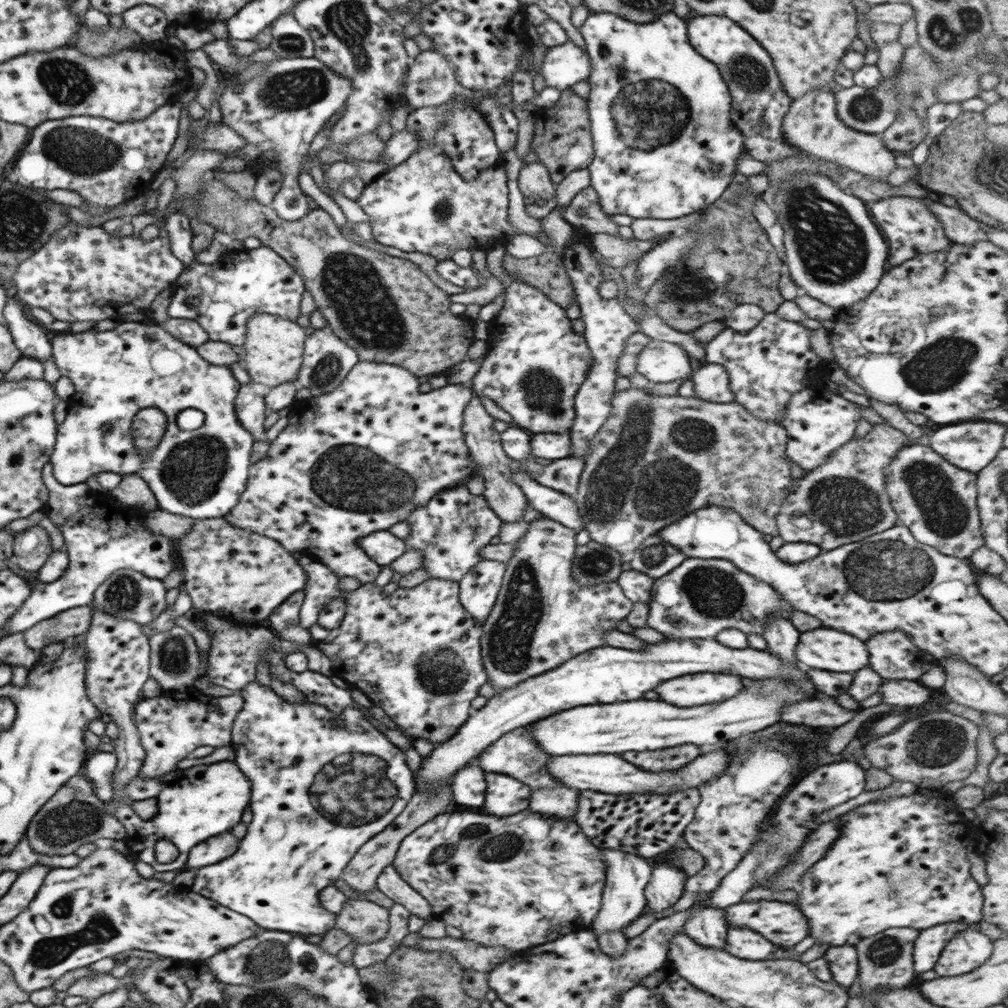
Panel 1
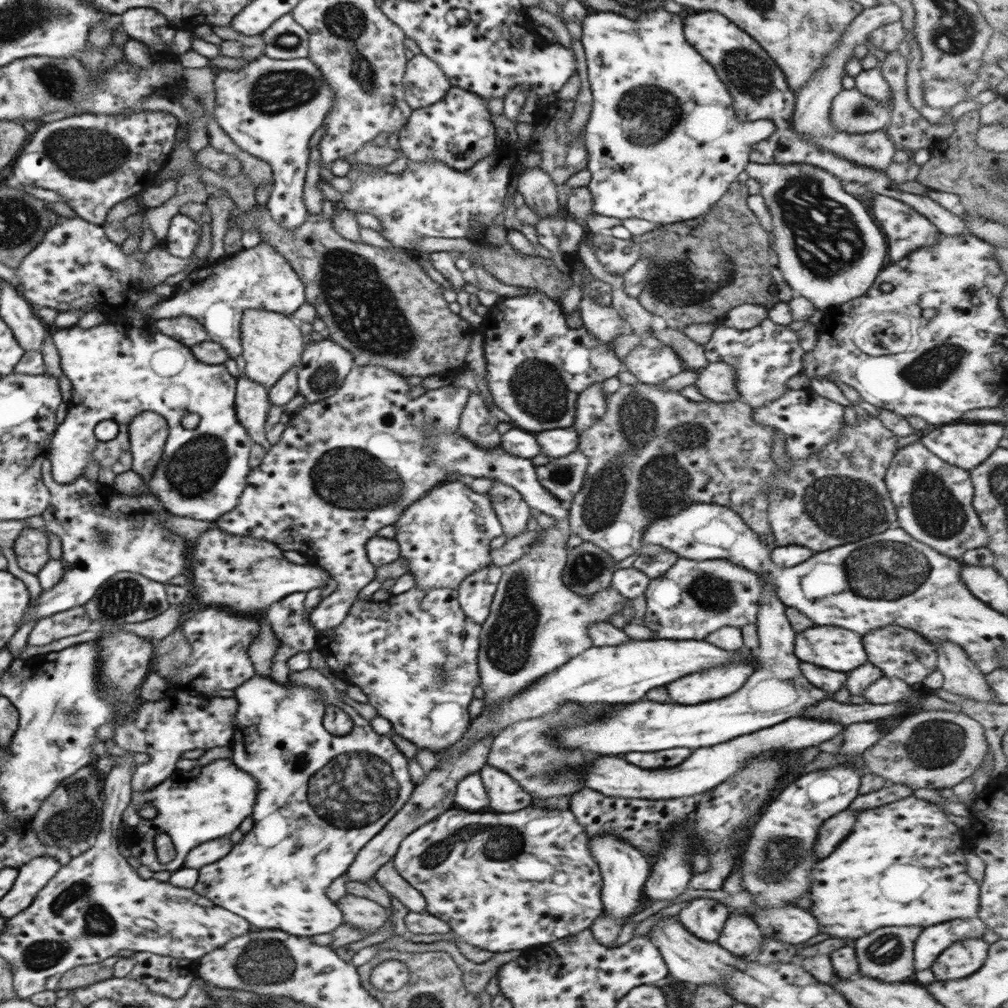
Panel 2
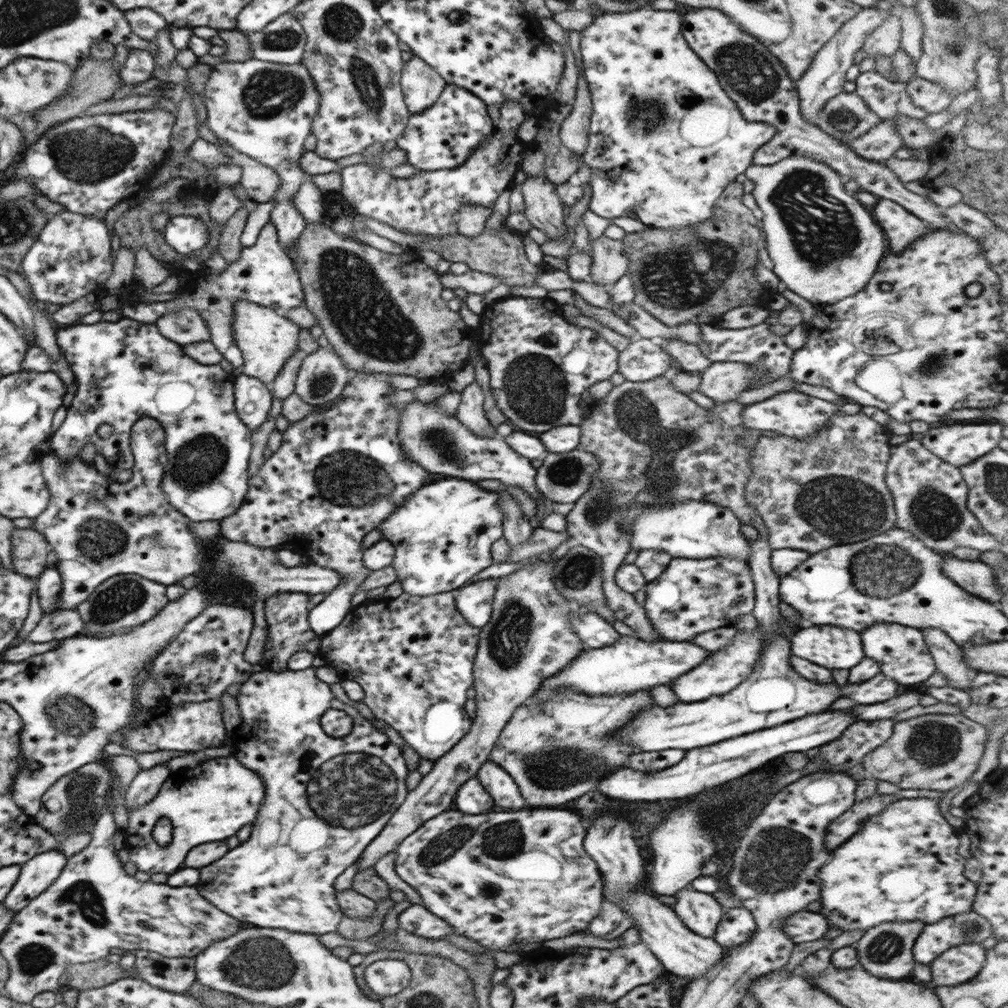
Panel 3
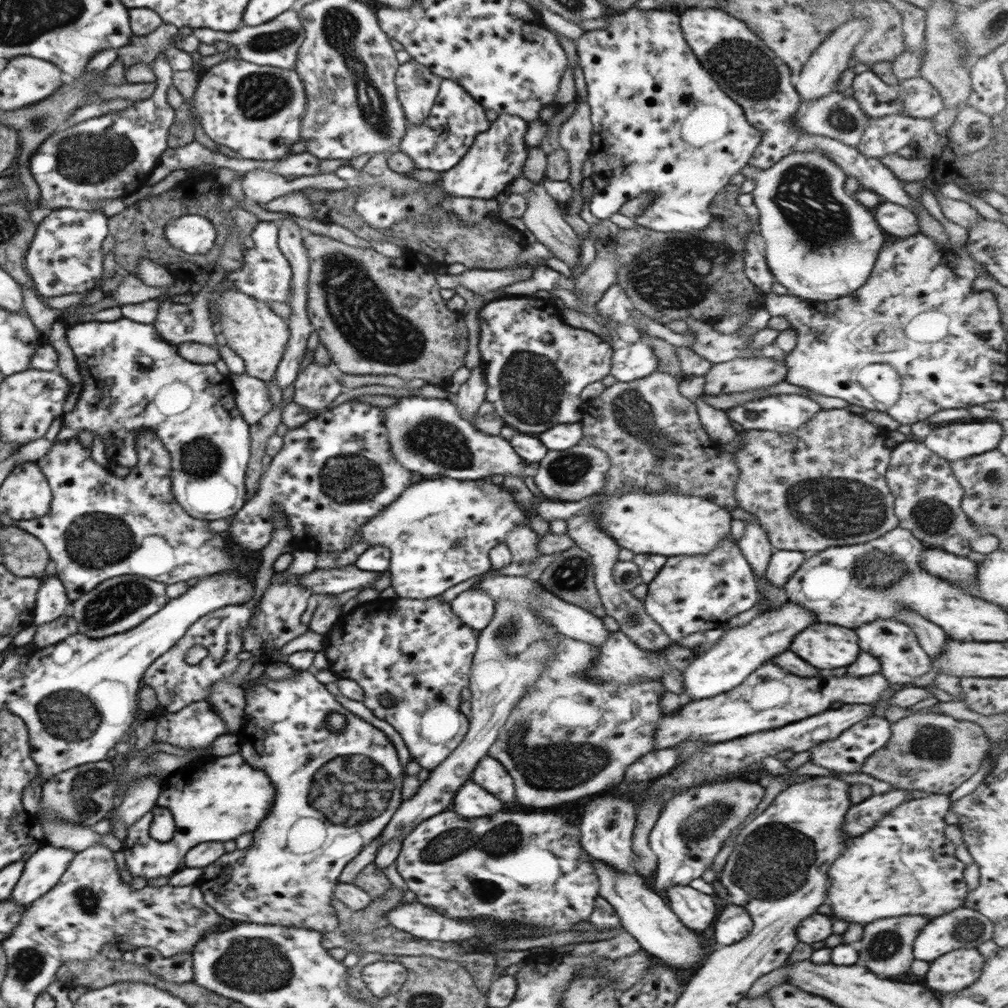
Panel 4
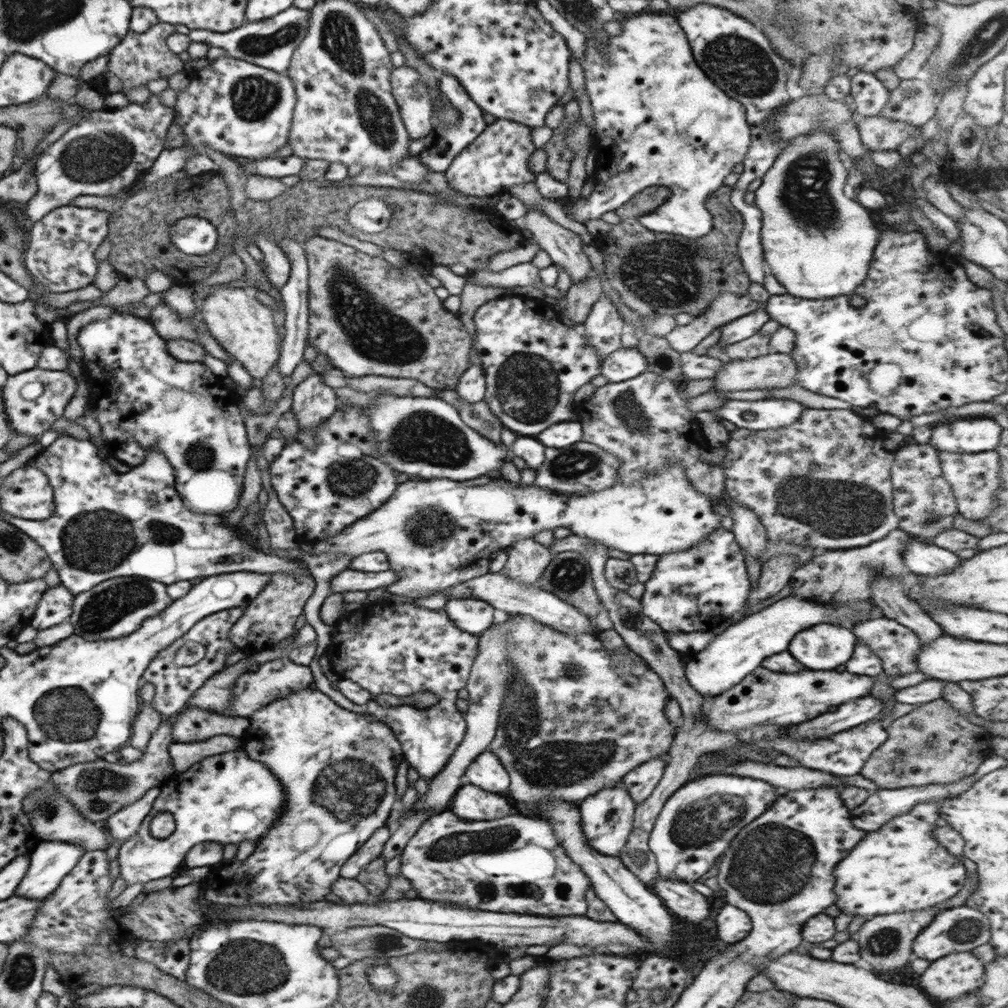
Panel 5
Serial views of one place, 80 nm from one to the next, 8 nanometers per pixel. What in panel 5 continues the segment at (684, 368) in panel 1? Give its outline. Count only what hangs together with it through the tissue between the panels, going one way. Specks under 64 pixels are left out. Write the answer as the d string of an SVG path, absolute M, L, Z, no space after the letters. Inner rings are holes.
M637 347L618 349L602 362L602 376L608 383L624 382L648 372L648 363Z

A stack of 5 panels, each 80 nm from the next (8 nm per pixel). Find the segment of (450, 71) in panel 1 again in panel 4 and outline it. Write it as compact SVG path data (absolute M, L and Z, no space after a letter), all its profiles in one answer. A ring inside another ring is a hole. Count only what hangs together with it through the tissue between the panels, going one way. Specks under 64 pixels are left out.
M416 60L403 63L395 74L397 95L409 124L420 126L437 99L442 78Z

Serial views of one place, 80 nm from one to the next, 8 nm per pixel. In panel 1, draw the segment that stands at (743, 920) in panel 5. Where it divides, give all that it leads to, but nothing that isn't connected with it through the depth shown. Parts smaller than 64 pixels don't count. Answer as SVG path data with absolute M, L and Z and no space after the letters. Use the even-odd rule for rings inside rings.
M727 927L726 952L746 960L774 959L775 945L751 928Z

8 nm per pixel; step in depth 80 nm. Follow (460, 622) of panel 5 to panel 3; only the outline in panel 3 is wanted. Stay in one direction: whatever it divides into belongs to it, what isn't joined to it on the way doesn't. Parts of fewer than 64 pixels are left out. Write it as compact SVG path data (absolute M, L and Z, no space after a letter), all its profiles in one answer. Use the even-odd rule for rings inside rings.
M480 579L456 591L455 605L468 624L481 629L490 620L498 579Z

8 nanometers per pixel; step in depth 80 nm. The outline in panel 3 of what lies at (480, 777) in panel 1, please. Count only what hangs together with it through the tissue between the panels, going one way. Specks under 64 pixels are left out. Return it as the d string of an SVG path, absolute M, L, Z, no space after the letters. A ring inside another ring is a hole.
M477 777L462 784L455 796L454 808L461 813L478 815L497 809L490 793L478 782Z

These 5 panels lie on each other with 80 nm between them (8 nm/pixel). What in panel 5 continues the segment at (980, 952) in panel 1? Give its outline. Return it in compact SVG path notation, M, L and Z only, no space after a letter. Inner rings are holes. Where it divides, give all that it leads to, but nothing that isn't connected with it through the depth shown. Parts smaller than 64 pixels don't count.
M954 952L929 964L919 988L940 1006L971 994L984 985L985 965L971 952Z

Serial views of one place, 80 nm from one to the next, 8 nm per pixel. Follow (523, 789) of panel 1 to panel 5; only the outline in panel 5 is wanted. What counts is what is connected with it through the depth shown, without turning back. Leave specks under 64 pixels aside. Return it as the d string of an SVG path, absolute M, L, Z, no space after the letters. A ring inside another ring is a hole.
M489 749L481 752L466 769L467 782L488 792L510 798L510 777L501 760Z

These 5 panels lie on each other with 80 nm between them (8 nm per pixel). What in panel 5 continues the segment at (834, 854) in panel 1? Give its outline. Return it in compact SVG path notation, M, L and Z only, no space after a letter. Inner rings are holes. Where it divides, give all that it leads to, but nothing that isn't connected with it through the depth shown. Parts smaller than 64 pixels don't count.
M944 800L936 802L921 802L915 804L908 812L896 815L892 820L884 823L878 830L868 832L854 848L850 856L838 864L834 870L836 876L836 906L842 908L842 912L850 912L854 916L866 916L872 918L872 914L892 914L892 912L906 912L906 910L925 910L946 904L946 900L954 898L964 886L967 871L964 864L958 858L950 855L933 837L932 831L937 827L935 820L940 817L938 811Z

